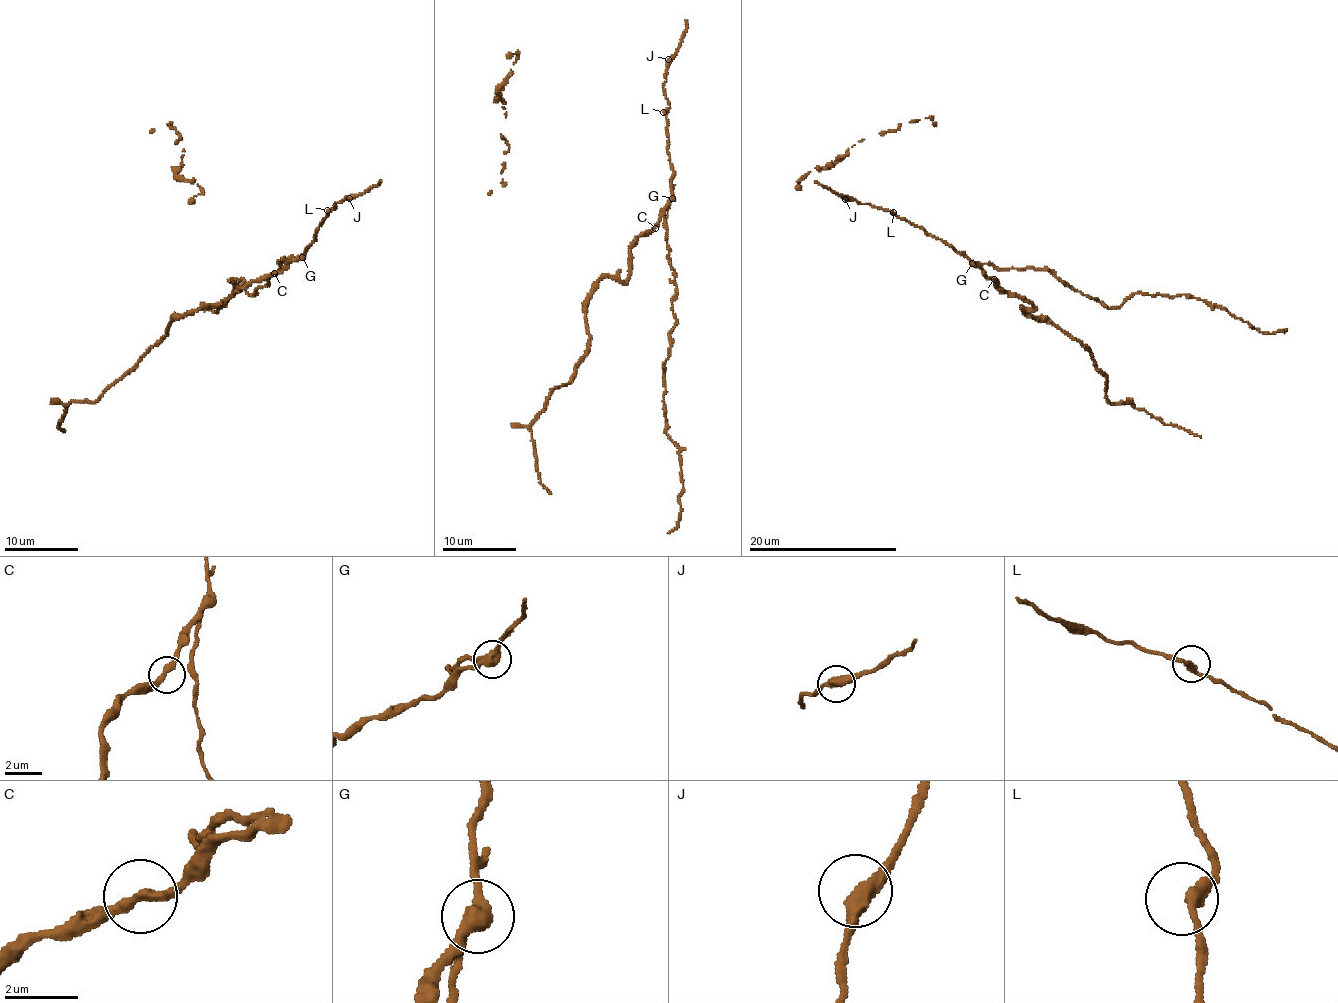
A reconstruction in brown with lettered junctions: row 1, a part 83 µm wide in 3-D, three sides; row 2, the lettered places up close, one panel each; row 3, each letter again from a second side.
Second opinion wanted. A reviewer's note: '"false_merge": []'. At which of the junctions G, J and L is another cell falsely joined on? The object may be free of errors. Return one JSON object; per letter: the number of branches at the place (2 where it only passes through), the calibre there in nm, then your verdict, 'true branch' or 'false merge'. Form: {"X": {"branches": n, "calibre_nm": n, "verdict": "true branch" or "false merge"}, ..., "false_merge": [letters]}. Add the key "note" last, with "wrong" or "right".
{"G": {"branches": 3, "calibre_nm": 320, "verdict": "false merge"}, "J": {"branches": 2, "calibre_nm": 400, "verdict": "true branch"}, "L": {"branches": 2, "calibre_nm": 280, "verdict": "true branch"}, "false_merge": ["G"], "note": "wrong"}

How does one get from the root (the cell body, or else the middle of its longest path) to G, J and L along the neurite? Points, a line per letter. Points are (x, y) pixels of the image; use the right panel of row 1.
G: (992, 279), (973, 264)
J: (992, 279), (922, 228), (893, 216), (889, 211), (845, 199)
L: (992, 279), (951, 246), (893, 212)

